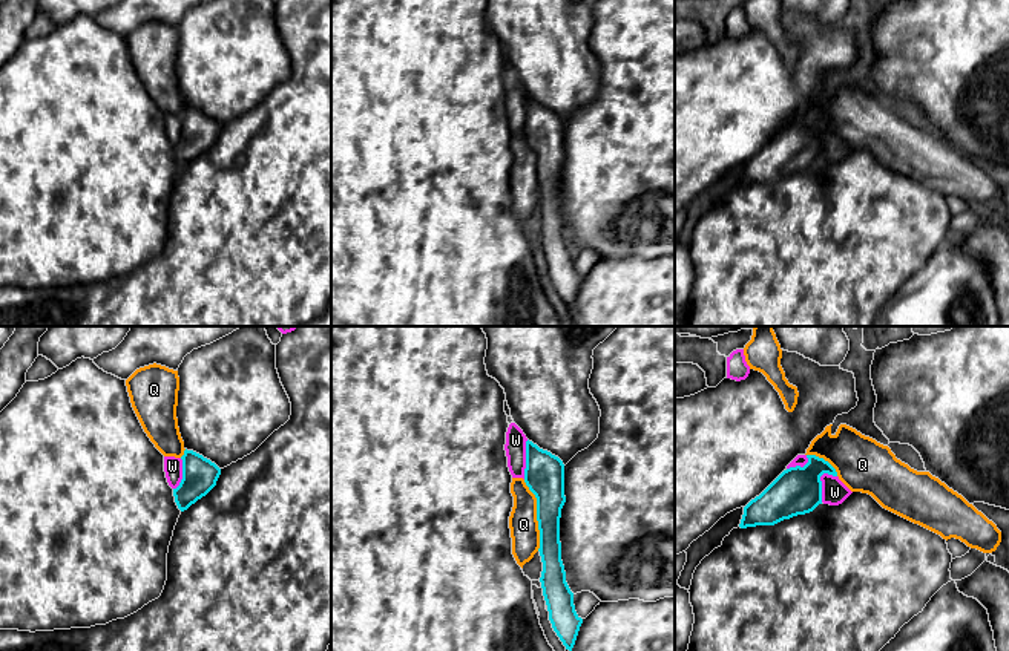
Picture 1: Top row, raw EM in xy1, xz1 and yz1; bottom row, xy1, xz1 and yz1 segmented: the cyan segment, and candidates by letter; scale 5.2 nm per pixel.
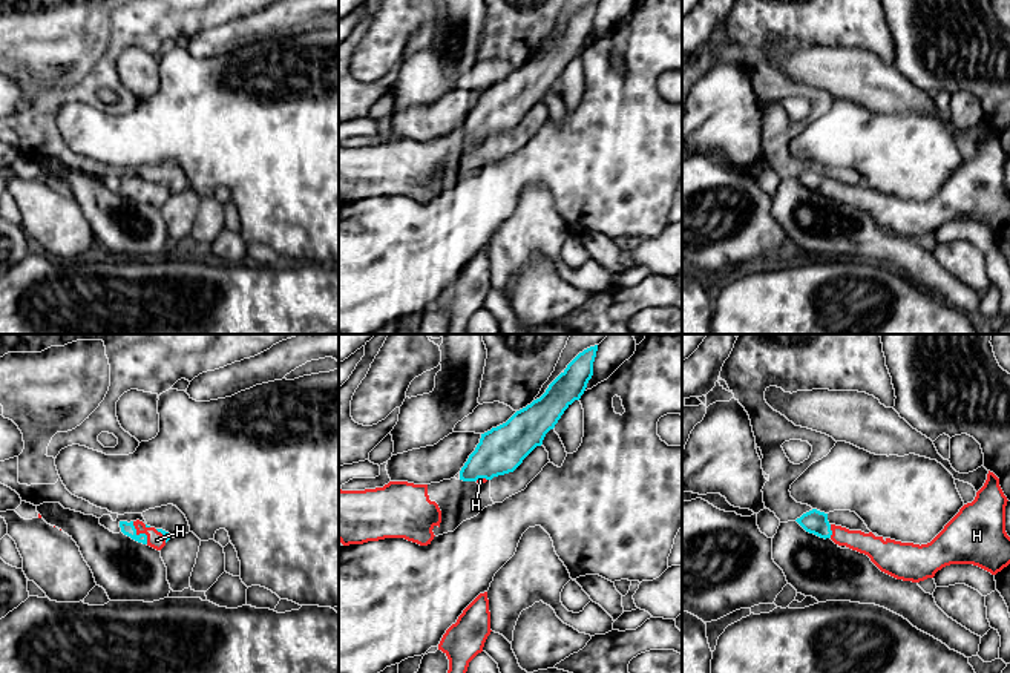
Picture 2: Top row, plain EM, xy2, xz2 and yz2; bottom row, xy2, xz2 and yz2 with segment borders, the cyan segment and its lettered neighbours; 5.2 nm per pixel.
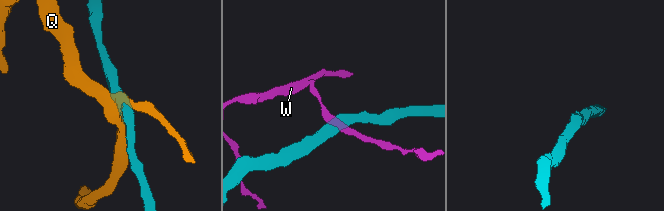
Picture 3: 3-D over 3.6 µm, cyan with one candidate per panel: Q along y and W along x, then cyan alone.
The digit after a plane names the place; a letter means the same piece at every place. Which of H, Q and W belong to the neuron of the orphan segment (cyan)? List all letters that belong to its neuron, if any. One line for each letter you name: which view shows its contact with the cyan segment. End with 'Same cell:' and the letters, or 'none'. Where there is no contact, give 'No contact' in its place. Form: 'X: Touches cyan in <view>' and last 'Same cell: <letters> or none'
H: Touches cyan in xy2
Same cell: H

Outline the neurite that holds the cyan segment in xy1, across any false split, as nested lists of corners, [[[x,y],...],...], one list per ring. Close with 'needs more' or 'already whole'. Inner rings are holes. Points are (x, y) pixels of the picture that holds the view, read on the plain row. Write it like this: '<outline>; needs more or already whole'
[[[187,106],[181,116],[182,136],[173,146],[173,153],[178,165],[184,168],[216,142],[221,126],[202,112]]]; already whole

